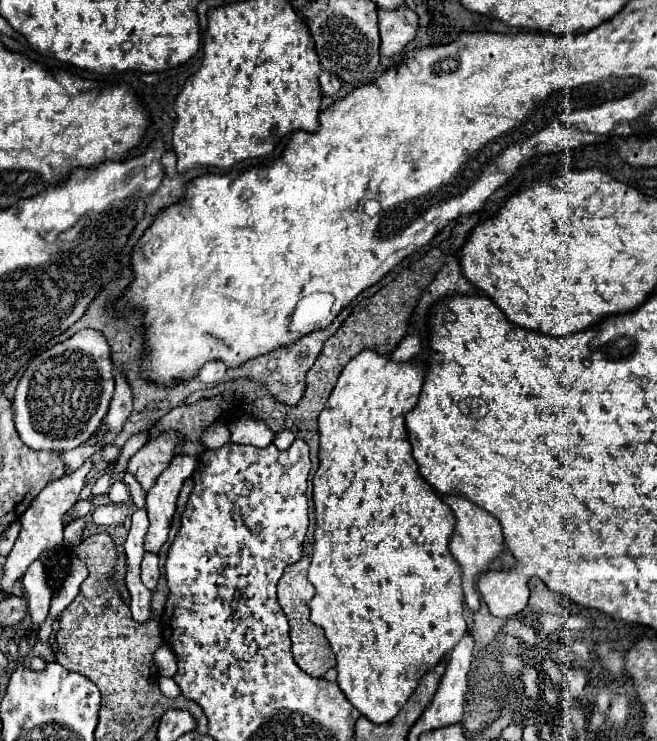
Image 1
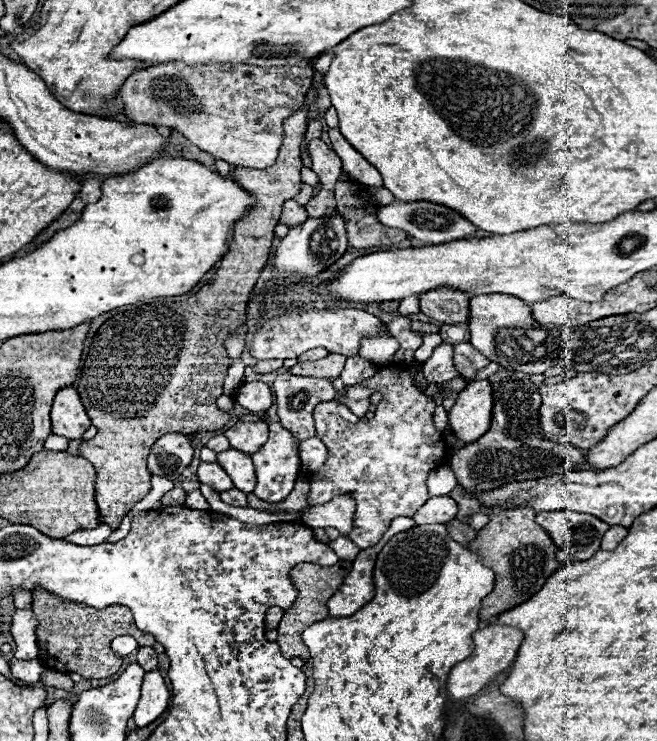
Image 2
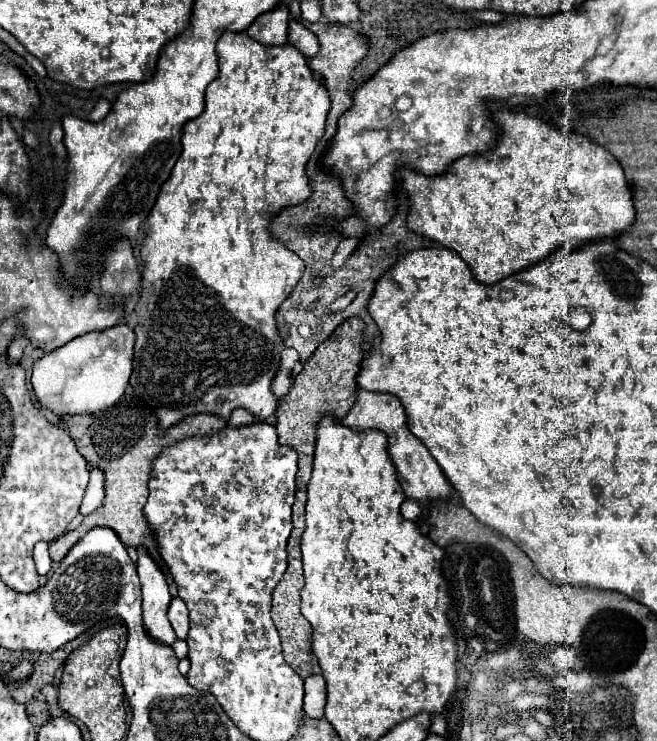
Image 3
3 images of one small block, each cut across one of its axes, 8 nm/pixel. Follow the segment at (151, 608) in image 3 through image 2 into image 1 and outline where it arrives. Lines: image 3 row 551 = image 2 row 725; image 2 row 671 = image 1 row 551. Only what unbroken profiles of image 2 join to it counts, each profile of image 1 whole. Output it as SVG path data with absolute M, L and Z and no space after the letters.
M176 456L168 464L168 468L158 476L156 484L146 494L146 510L150 518L150 528L146 534L144 548L150 552L158 552L160 546L168 538L172 514L176 510L178 492L188 476L192 476L196 468L196 460L192 456Z

